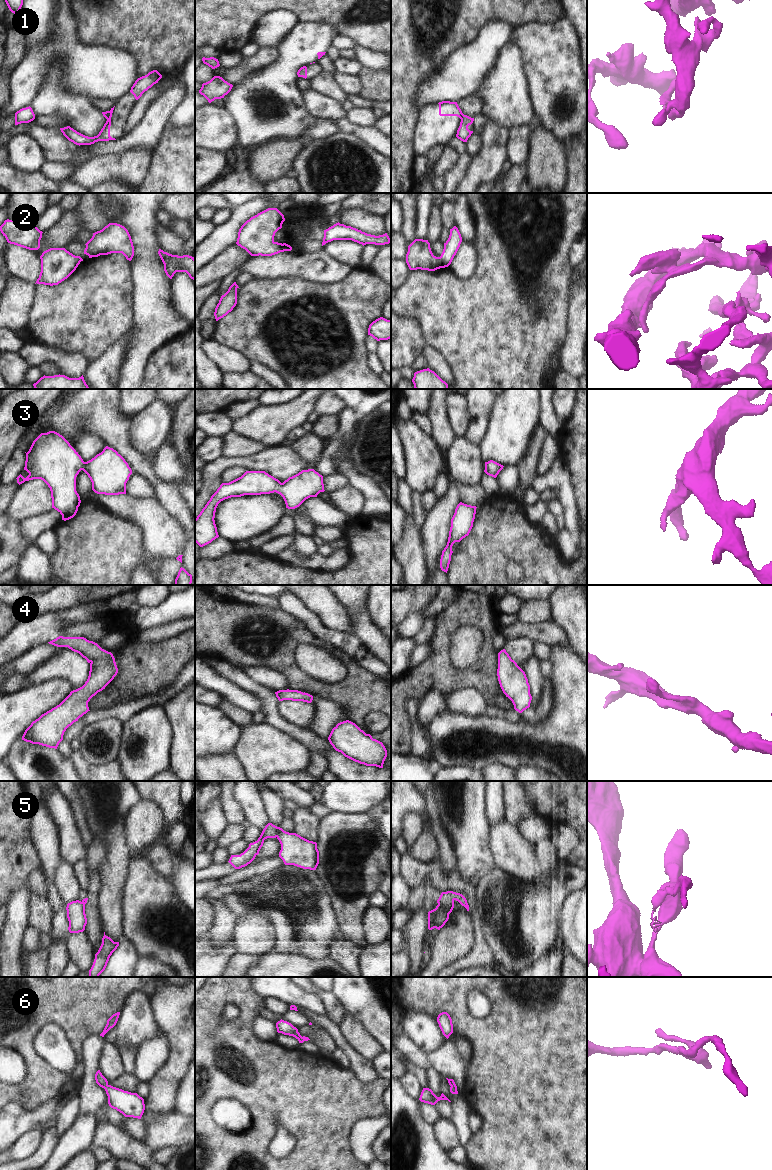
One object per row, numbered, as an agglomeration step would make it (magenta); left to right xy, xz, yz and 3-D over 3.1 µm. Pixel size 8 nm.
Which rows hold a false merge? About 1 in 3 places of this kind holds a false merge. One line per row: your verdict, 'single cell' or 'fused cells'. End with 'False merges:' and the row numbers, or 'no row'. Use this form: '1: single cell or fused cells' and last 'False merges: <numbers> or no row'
1: fused cells
2: single cell
3: single cell
4: single cell
5: fused cells
6: single cell
False merges: 1, 5

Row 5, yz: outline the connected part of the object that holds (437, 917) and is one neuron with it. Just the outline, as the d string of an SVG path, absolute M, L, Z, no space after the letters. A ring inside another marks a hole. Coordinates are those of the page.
M438 904L435 909L428 912L428 929L432 930L436 928L440 930L448 919L448 912L443 906Z

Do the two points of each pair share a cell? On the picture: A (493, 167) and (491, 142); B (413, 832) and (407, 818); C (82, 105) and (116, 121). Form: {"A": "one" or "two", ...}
{"A": "one", "B": "one", "C": "two"}

